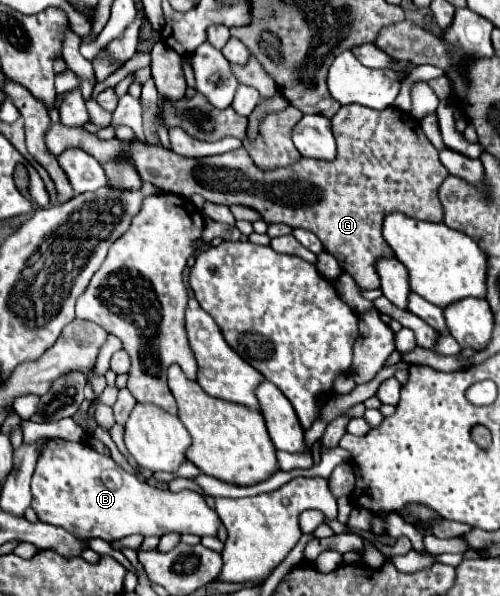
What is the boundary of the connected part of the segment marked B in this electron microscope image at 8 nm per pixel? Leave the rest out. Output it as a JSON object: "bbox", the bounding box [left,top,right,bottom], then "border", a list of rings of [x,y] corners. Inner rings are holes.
{"bbox":[32,439,222,541],"border":[[[50,439],[48,447],[38,459],[36,471],[32,475],[32,509],[36,511],[38,519],[56,527],[64,527],[78,535],[80,539],[88,537],[102,537],[104,541],[122,539],[126,535],[144,535],[144,537],[162,537],[166,533],[192,533],[192,535],[216,535],[222,521],[220,515],[212,507],[208,507],[204,495],[184,489],[180,493],[158,489],[148,485],[146,481],[138,479],[136,475],[126,473],[114,459],[94,451],[86,441],[64,441],[64,439]]]}

